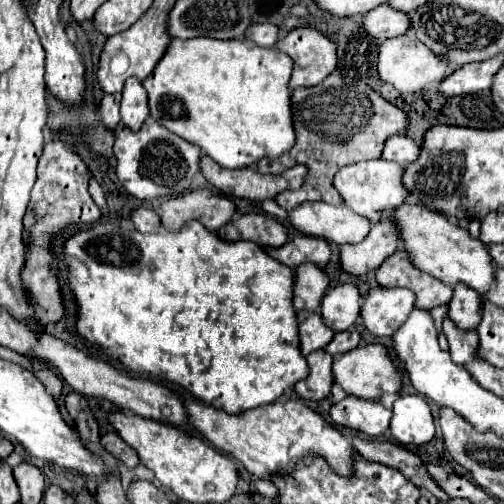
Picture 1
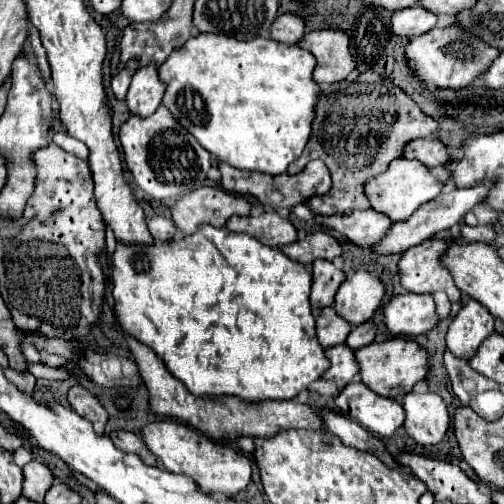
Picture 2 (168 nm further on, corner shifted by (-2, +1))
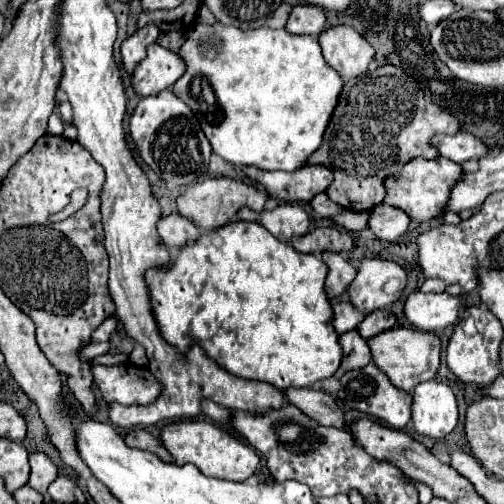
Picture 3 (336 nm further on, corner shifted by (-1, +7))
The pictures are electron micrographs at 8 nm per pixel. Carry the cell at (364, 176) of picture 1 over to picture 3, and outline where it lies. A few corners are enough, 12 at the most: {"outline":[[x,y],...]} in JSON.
{"outline":[[413,158],[383,202],[411,220],[441,214],[461,166]]}

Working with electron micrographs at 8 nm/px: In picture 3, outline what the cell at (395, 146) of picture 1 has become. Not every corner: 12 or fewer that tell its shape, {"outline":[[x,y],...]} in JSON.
{"outline":[[469,132],[437,134],[431,146],[451,162],[479,158],[487,146]]}

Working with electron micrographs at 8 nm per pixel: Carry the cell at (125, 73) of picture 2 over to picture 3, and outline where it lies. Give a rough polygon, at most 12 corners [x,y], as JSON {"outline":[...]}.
{"outline":[[139,28],[121,44],[127,74],[145,58],[149,44],[157,42],[159,28]]}

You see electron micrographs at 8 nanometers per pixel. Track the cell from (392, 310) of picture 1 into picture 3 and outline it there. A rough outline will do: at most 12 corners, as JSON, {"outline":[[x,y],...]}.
{"outline":[[447,292],[407,296],[403,312],[425,332],[459,320],[461,298]]}

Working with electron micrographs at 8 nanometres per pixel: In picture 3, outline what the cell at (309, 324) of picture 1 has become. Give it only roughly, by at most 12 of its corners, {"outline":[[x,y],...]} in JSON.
{"outline":[[331,300],[333,328],[339,336],[365,318],[345,300]]}

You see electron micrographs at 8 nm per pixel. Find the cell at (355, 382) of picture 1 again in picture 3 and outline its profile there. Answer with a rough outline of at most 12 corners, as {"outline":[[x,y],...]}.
{"outline":[[415,328],[367,340],[375,366],[411,392],[435,376],[441,342]]}

